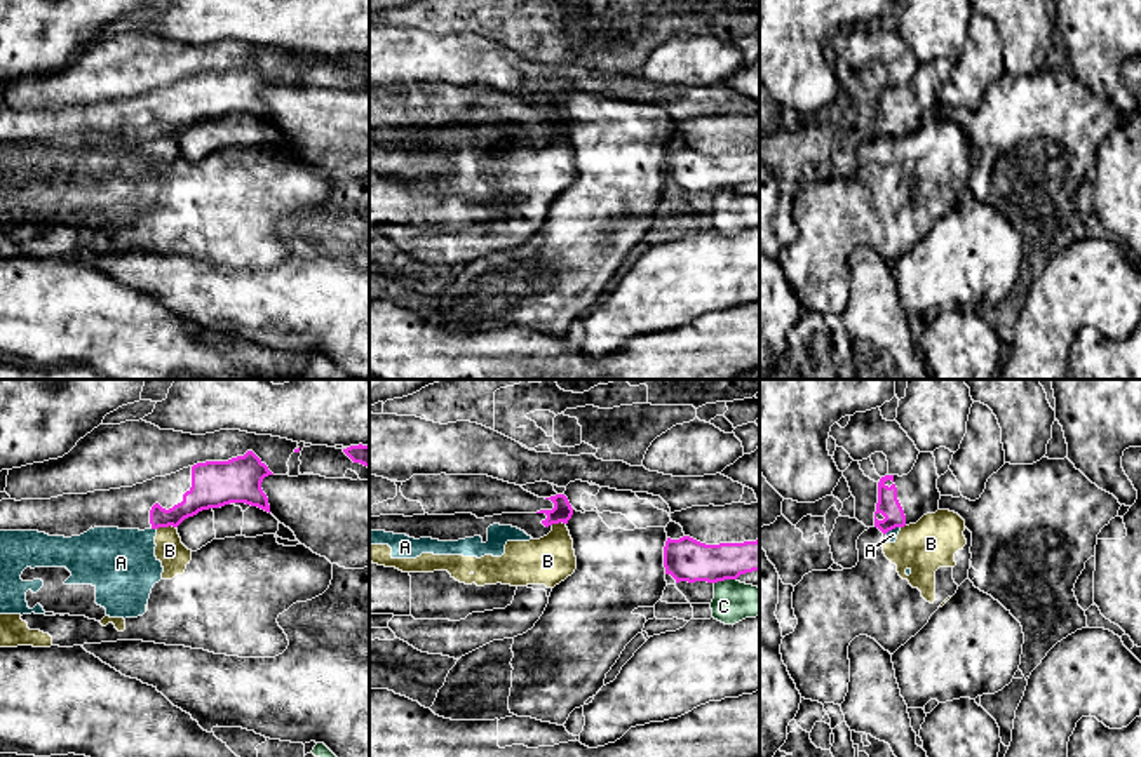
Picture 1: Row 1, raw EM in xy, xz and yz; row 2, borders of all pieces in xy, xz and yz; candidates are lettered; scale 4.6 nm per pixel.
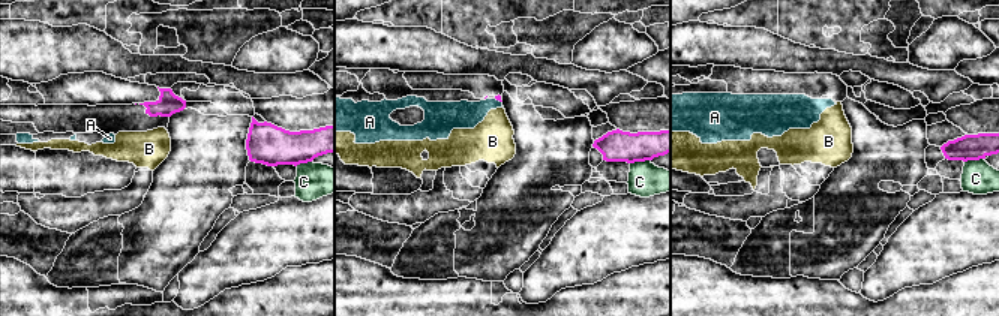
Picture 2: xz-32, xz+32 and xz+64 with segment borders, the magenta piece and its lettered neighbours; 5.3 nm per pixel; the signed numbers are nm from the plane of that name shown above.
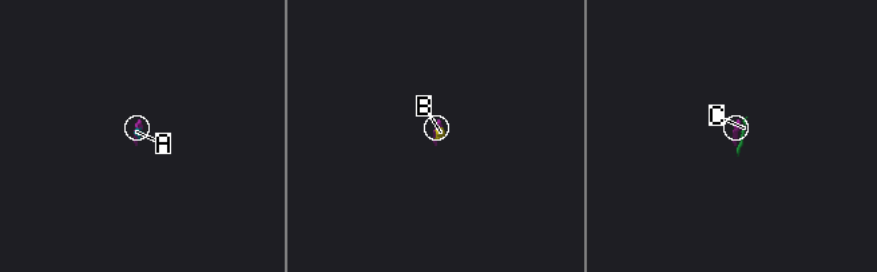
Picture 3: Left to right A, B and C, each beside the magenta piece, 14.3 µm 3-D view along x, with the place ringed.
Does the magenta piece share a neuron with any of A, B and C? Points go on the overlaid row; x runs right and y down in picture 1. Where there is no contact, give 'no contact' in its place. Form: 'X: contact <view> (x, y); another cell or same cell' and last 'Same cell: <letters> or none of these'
A: contact xy (154, 528); another cell
B: contact xy (166, 526); another cell
C: contact xz (725, 578); another cell
Same cell: none of these

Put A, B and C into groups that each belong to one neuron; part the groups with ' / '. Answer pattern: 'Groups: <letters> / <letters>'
Groups: A B / C

